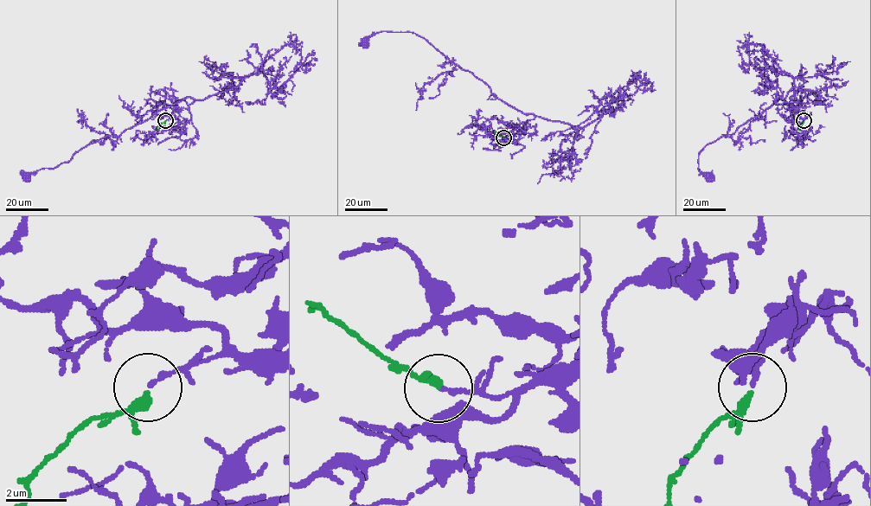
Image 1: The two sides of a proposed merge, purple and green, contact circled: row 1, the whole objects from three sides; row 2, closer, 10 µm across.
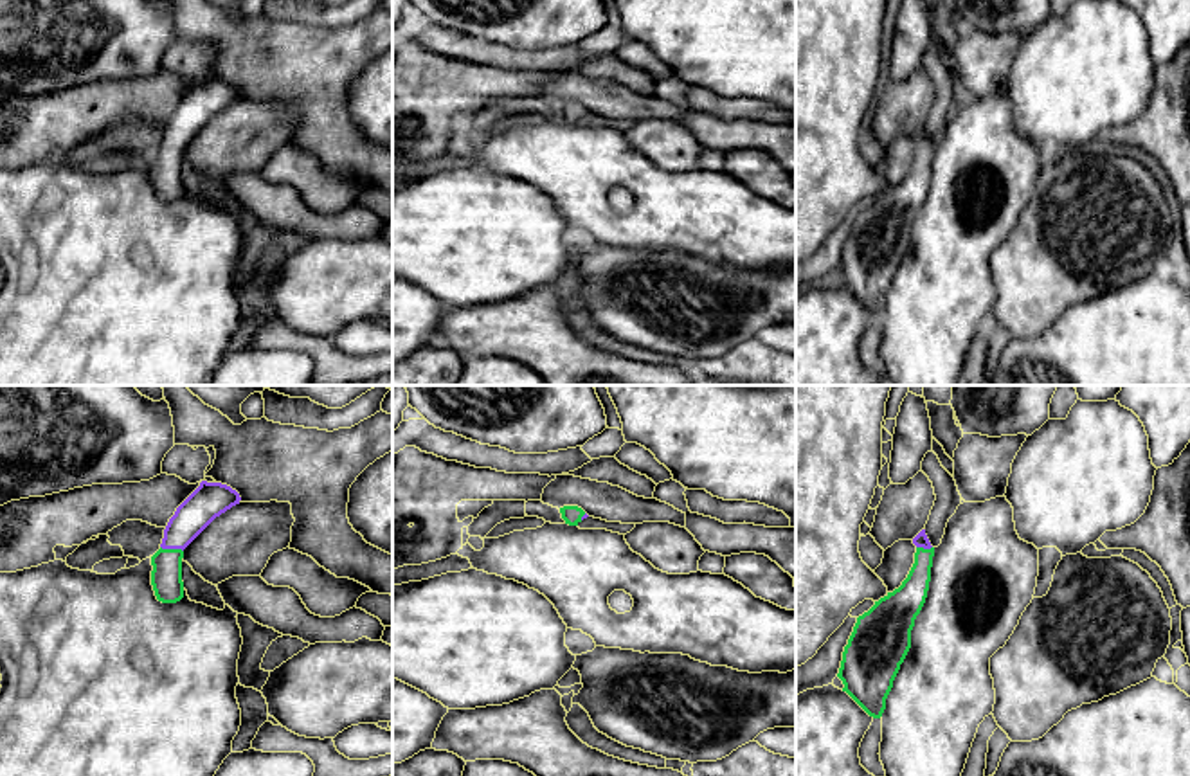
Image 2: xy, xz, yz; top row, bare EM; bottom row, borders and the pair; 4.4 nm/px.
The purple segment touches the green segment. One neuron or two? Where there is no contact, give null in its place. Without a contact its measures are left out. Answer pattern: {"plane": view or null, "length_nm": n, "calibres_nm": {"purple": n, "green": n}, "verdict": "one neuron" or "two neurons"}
{"plane": "xy", "length_nm": 110, "calibres_nm": {"purple": 160, "green": 140}, "verdict": "one neuron"}

